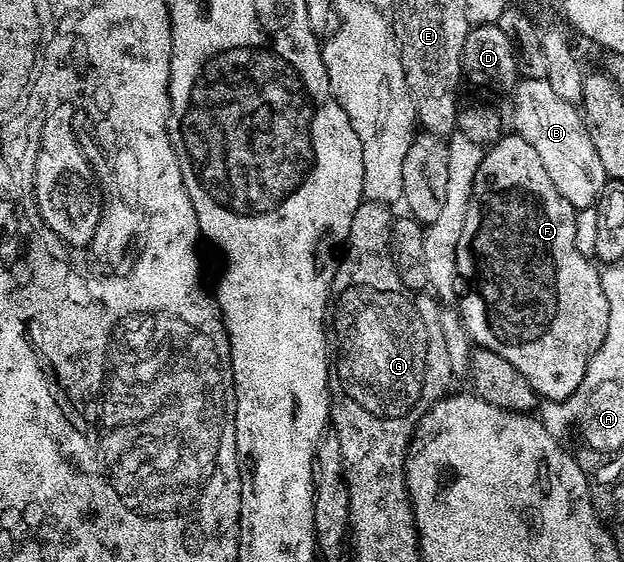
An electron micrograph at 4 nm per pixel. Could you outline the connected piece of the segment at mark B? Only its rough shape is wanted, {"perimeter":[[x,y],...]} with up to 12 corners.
{"perimeter":[[545,78],[514,87],[513,133],[575,211],[608,179],[579,107]]}

